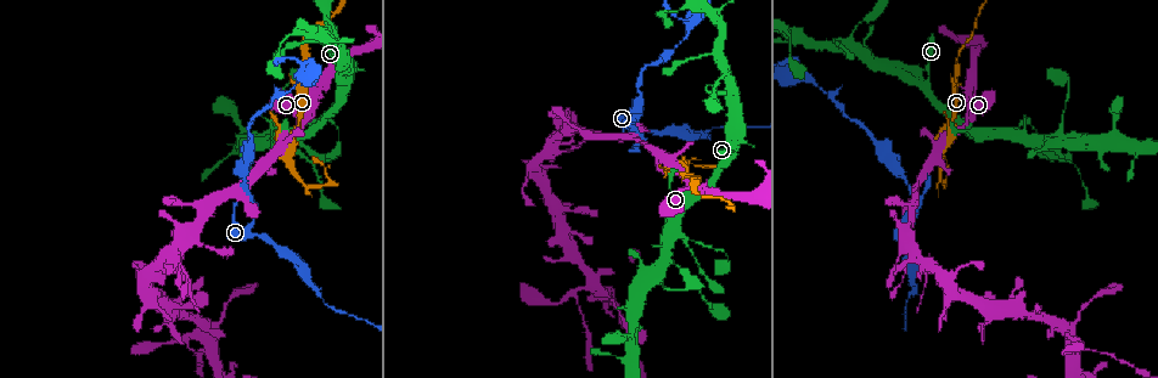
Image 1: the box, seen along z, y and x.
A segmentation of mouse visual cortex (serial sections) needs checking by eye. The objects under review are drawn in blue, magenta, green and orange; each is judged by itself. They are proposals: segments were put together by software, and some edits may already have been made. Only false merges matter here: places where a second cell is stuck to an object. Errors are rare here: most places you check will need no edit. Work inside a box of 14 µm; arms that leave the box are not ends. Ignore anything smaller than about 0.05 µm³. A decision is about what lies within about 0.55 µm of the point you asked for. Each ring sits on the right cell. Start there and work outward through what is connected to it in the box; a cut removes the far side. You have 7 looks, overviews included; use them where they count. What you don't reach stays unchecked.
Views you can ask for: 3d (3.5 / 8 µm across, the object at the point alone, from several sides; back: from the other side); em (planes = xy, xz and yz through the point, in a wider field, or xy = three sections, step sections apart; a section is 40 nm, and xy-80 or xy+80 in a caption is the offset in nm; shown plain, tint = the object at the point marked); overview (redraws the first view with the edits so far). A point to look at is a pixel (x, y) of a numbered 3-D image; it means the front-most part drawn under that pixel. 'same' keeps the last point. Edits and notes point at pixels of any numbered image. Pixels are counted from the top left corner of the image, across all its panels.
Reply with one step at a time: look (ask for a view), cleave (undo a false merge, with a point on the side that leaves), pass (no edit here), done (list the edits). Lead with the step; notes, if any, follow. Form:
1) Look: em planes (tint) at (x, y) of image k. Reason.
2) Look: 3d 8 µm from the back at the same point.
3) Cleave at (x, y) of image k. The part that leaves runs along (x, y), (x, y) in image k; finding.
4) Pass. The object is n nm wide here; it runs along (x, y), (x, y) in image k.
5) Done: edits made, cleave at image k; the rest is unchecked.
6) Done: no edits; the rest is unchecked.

Look: 3d 3.5 µm at (661, 282) of image 1.

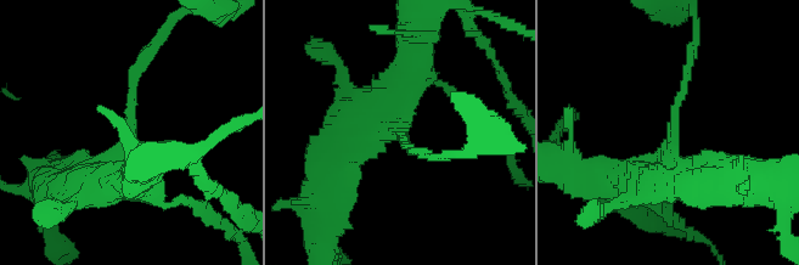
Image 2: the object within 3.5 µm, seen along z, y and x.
Look: em xy step 1 (tint) at (674, 131) of image 2. Shape alone is not enough.

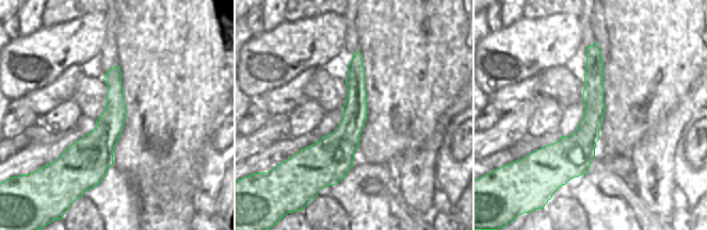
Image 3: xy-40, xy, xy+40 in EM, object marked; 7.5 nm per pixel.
Pass. The arms are 100, 400 nm wide; it runs along (594, 47), (593, 117), (566, 178) in image 3; continuous, no second cell.

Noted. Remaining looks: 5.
Look: 3d 3.5 µm at (252, 205) of image 1. Calibre changes.

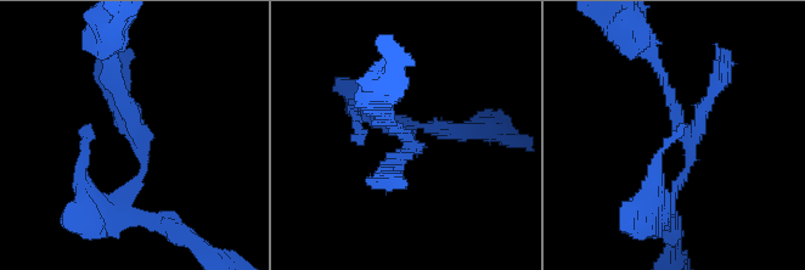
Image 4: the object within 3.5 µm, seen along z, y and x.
Look: em xy step 3 (tint) at (135, 137) of image 4.

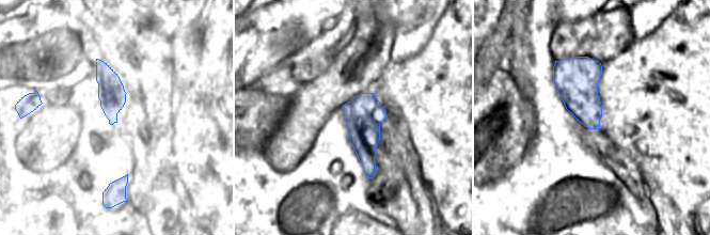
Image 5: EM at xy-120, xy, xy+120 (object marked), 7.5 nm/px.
Look: em xy step 5 (tint) at the same point.

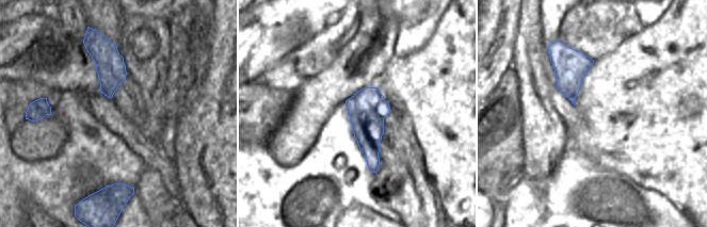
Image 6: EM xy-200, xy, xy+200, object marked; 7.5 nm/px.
Pass. All the same cell.

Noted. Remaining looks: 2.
Look: 3d 3.5 µm from the back at (690, 23) of image 1. Three arms meet.

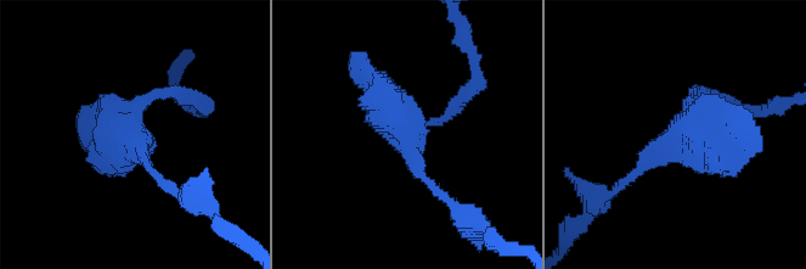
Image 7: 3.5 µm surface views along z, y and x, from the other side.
Look: em xy step 3 (tint) at (403, 131) of image 7. Shape alone is not enough.

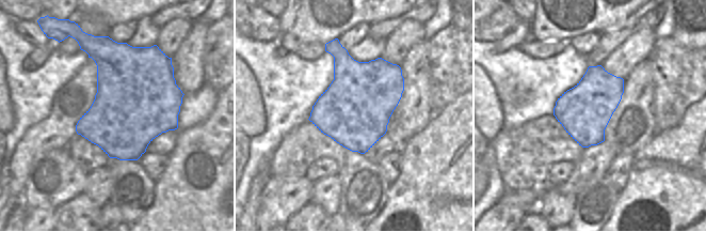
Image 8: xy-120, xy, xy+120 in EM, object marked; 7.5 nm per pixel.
Pass. It runs along (435, 186), (361, 68) in image 7; one cell here.

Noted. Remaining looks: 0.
Done: no edits; the rest is unchecked.

